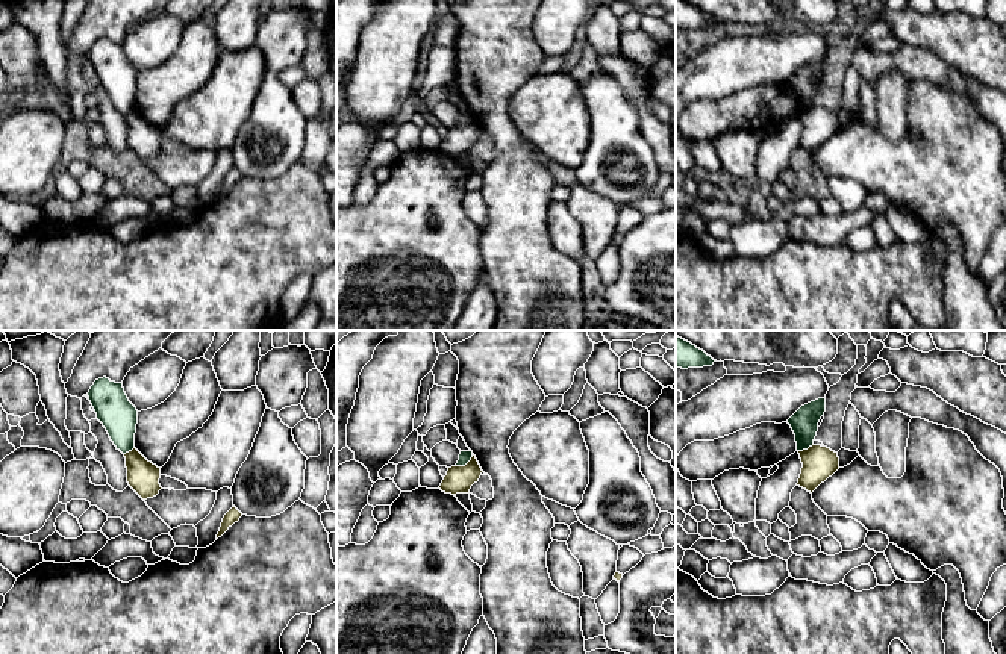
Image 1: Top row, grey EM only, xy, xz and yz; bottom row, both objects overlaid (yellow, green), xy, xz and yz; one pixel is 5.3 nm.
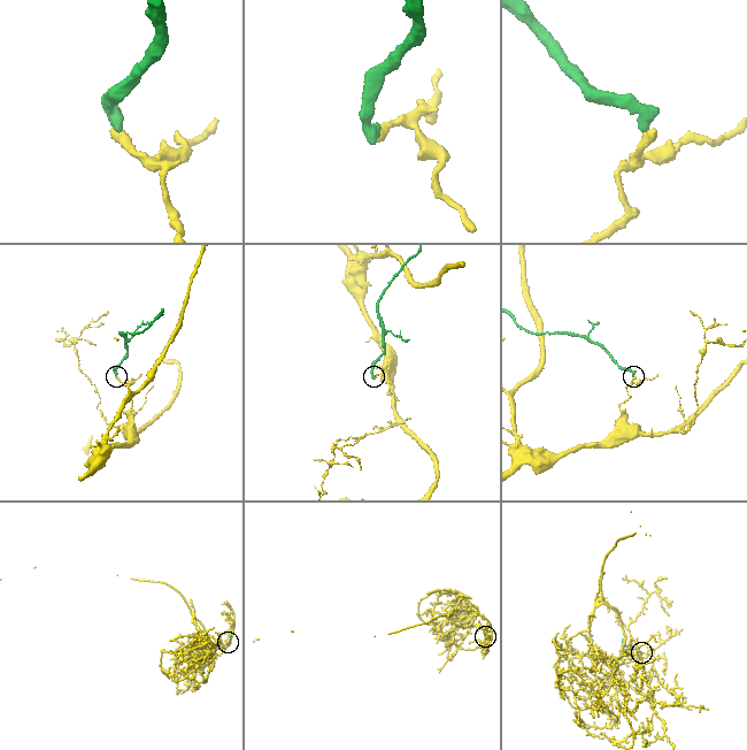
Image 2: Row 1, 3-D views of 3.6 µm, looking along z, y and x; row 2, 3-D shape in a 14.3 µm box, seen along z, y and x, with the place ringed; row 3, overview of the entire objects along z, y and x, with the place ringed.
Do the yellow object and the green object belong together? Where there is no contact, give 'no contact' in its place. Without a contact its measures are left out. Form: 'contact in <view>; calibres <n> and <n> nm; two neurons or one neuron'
contact in xz; calibres 140 and 60 nm; two neurons

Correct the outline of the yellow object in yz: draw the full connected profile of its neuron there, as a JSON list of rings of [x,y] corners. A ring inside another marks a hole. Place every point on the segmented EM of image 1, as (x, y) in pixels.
[[[812,445],[798,454],[803,468],[797,486],[811,494],[839,469],[838,453],[824,445]]]

